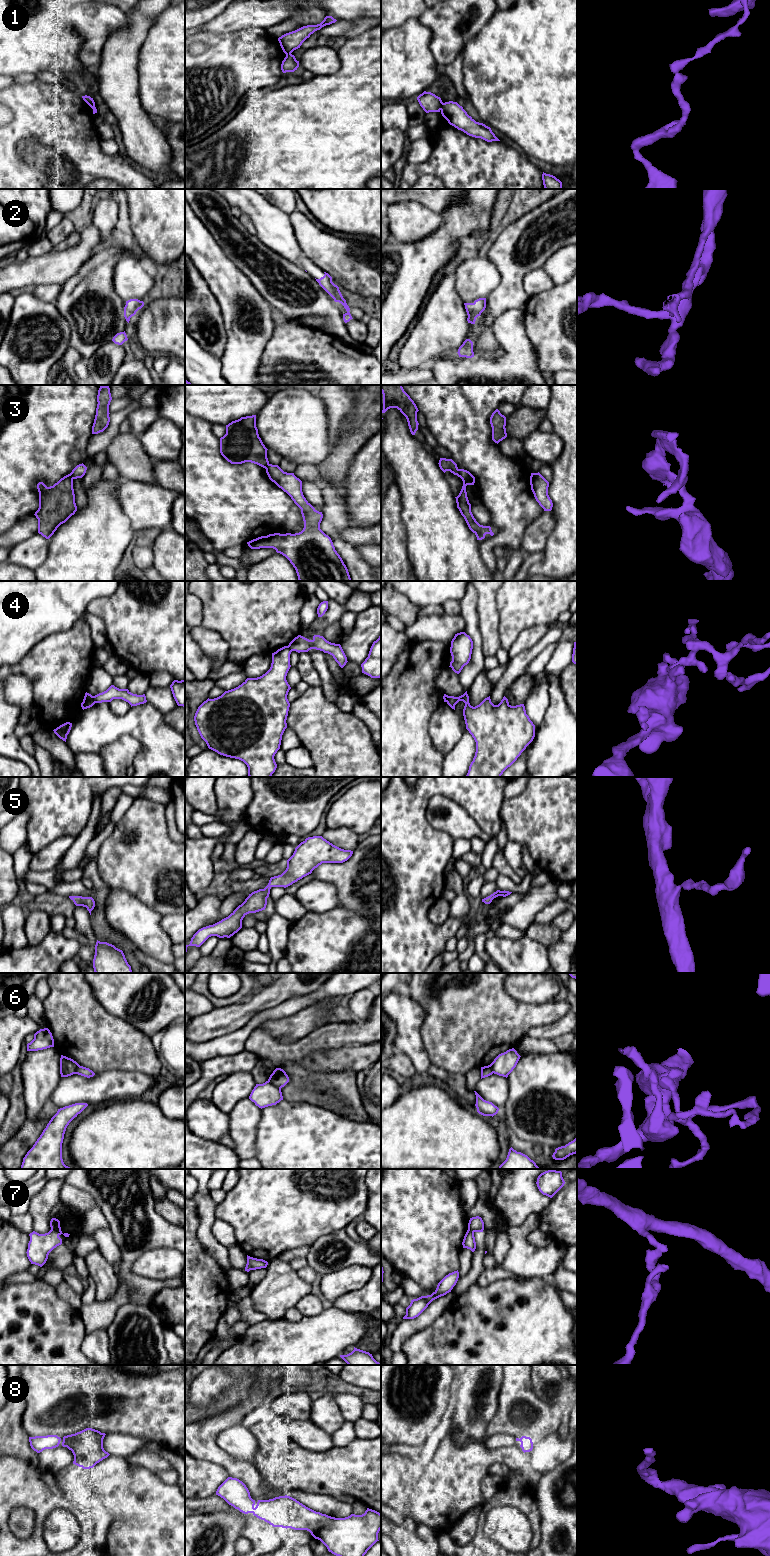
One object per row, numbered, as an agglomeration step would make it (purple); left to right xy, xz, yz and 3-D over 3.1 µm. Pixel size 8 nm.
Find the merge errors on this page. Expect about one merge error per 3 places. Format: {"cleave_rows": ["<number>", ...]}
{"cleave_rows": ["1", "3", "4", "6"]}

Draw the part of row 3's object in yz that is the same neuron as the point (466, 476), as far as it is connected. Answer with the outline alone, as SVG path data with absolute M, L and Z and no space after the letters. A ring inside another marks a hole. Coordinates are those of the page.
M459 469L459 477L466 485L474 485L475 477L467 470Z

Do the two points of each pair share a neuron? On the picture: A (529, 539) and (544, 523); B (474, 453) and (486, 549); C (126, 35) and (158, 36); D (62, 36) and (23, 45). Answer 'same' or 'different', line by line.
A: same
B: same
C: different
D: same

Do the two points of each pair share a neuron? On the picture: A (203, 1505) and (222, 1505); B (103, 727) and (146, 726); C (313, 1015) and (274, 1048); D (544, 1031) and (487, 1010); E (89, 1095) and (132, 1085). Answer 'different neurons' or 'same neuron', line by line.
A: same neuron
B: same neuron
C: different neurons
D: different neurons
E: same neuron

